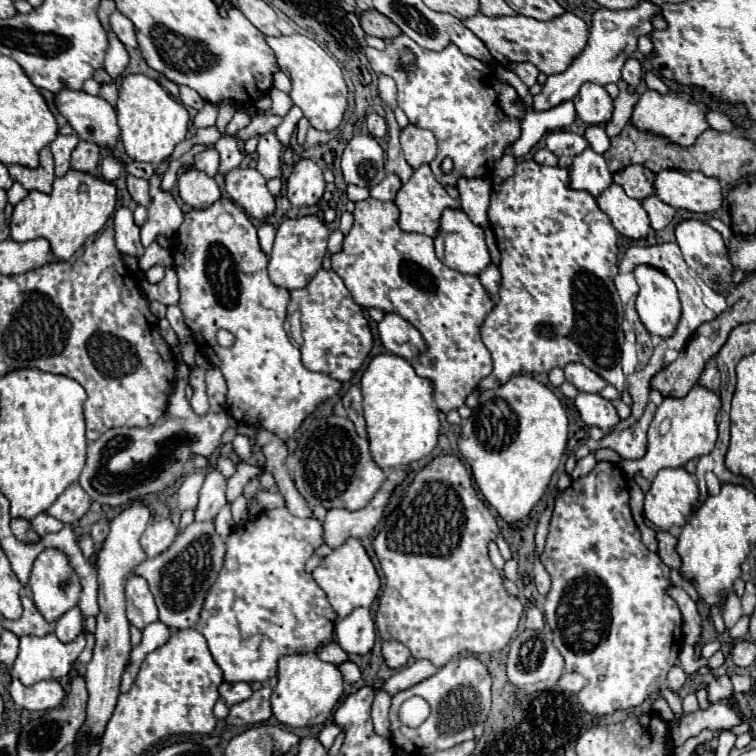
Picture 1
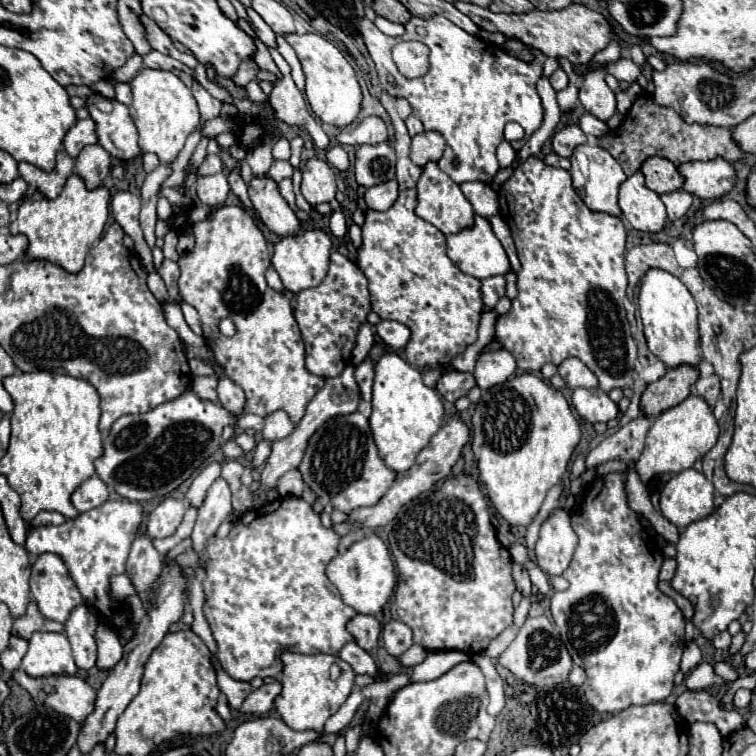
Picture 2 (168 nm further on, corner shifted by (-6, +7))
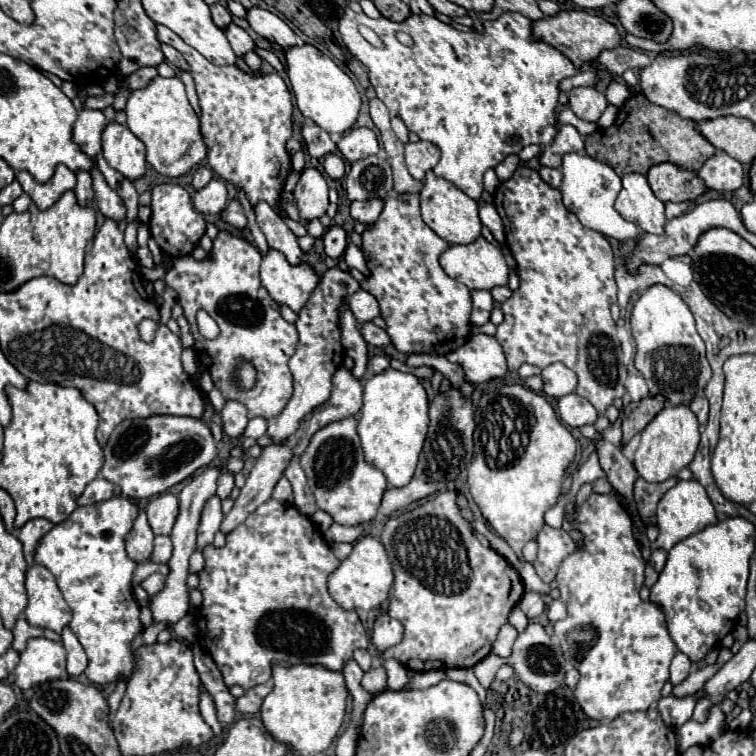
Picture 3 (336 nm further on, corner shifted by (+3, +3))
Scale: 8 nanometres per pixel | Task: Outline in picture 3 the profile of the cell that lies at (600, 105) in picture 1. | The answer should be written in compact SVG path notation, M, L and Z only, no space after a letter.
M574 88L570 92L570 108L578 118L586 122L598 122L606 106L606 96L596 88Z

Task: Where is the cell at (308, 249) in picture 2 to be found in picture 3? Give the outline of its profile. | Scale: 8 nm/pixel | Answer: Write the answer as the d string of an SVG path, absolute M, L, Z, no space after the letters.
M268 250L260 266L260 282L276 304L300 312L318 284L318 276L308 264L292 266L282 252Z

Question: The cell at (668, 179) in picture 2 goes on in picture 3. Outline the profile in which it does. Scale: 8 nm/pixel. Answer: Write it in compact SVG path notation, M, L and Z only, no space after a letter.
M676 164L652 166L648 182L662 202L694 202L708 190L696 170L684 170Z

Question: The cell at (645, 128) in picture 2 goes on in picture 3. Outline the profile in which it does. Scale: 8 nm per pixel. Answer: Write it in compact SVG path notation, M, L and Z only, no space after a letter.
M632 94L628 102L618 110L618 118L610 128L598 128L584 138L588 156L608 164L618 176L630 172L648 174L650 166L660 162L672 162L686 170L698 170L704 160L716 154L716 148L696 130L692 120L680 118L676 112L652 104L644 94Z

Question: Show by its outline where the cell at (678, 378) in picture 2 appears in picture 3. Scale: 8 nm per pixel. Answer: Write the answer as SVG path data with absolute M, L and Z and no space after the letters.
M648 396L640 402L632 402L624 408L624 420L622 420L622 446L630 442L630 438L644 430L644 426L662 410L664 398L662 396Z

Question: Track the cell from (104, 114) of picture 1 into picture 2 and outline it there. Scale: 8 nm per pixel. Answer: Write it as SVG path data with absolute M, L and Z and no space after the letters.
M91 94L85 100L89 116L97 124L99 144L117 160L129 162L141 154L137 144L137 128L129 116L129 108L117 100Z

